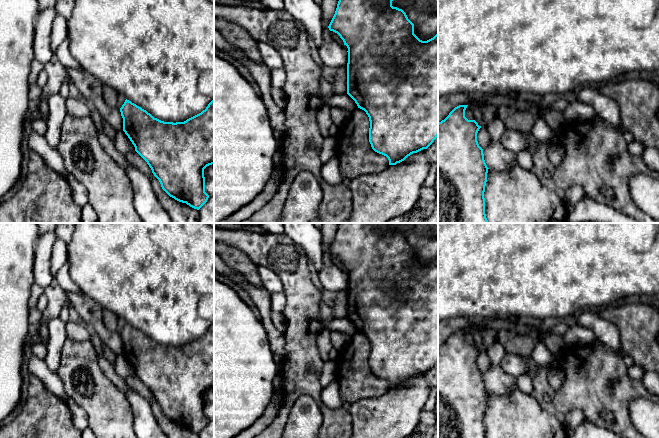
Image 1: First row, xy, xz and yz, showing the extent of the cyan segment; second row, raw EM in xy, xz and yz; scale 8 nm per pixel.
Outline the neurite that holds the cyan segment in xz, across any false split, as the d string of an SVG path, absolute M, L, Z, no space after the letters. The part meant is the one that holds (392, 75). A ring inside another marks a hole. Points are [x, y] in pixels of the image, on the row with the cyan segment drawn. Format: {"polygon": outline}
{"polygon": "M339 0L335 14L328 26L330 31L337 33L348 48L347 63L347 94L355 101L358 108L364 110L369 117L369 142L372 149L389 160L389 165L396 165L408 156L427 149L438 137L438 32L427 40L422 41L414 34L414 24L406 13L392 6L393 0Z"}

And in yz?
{"polygon": "M467 106L455 107L438 123L438 223L488 223L484 192L489 168L477 141L481 126L465 117Z"}

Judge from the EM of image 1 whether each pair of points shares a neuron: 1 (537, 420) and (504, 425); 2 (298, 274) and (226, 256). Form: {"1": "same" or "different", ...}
{"1": "same", "2": "different"}

